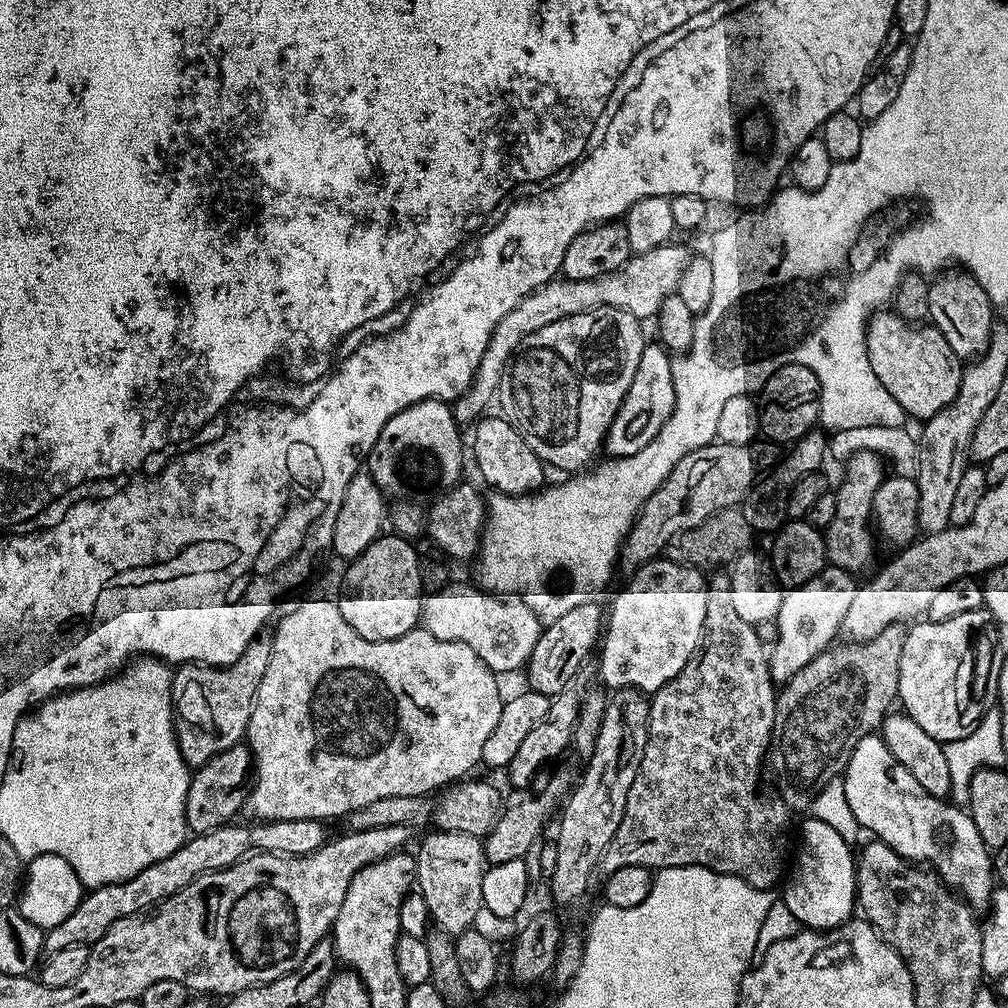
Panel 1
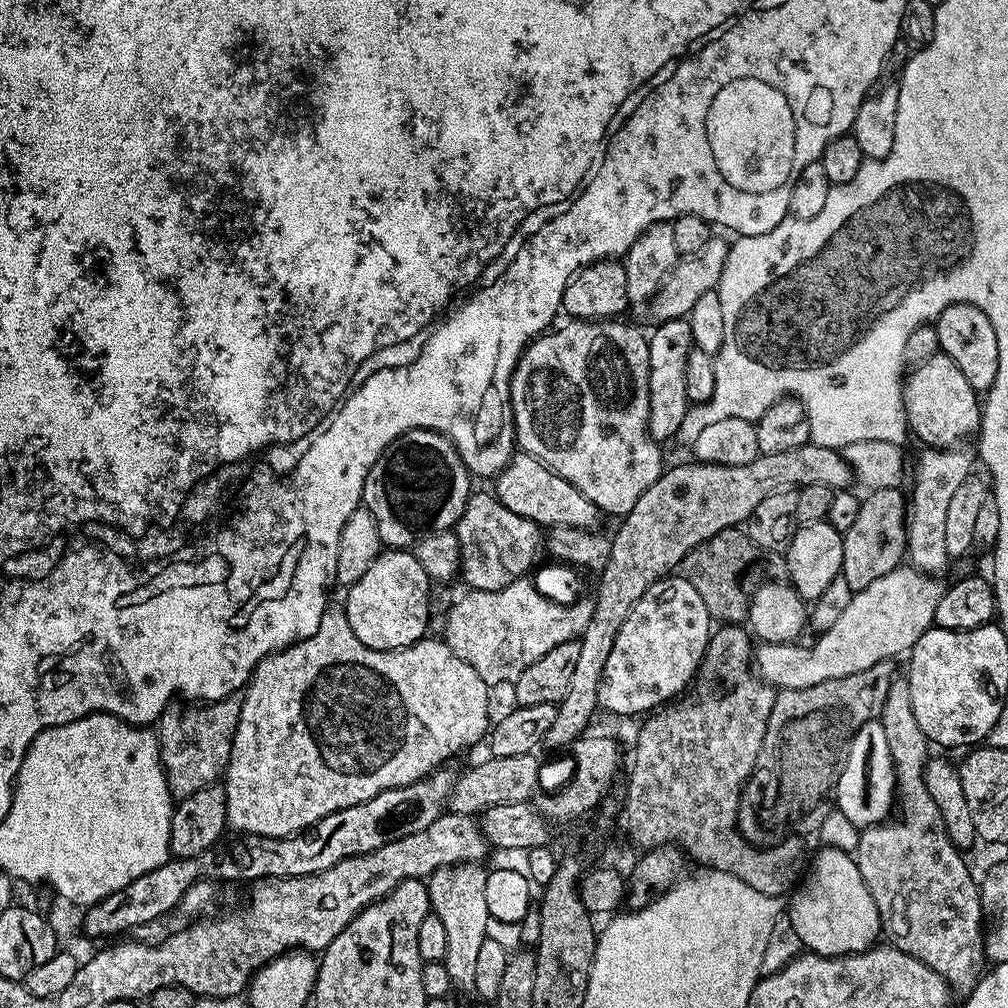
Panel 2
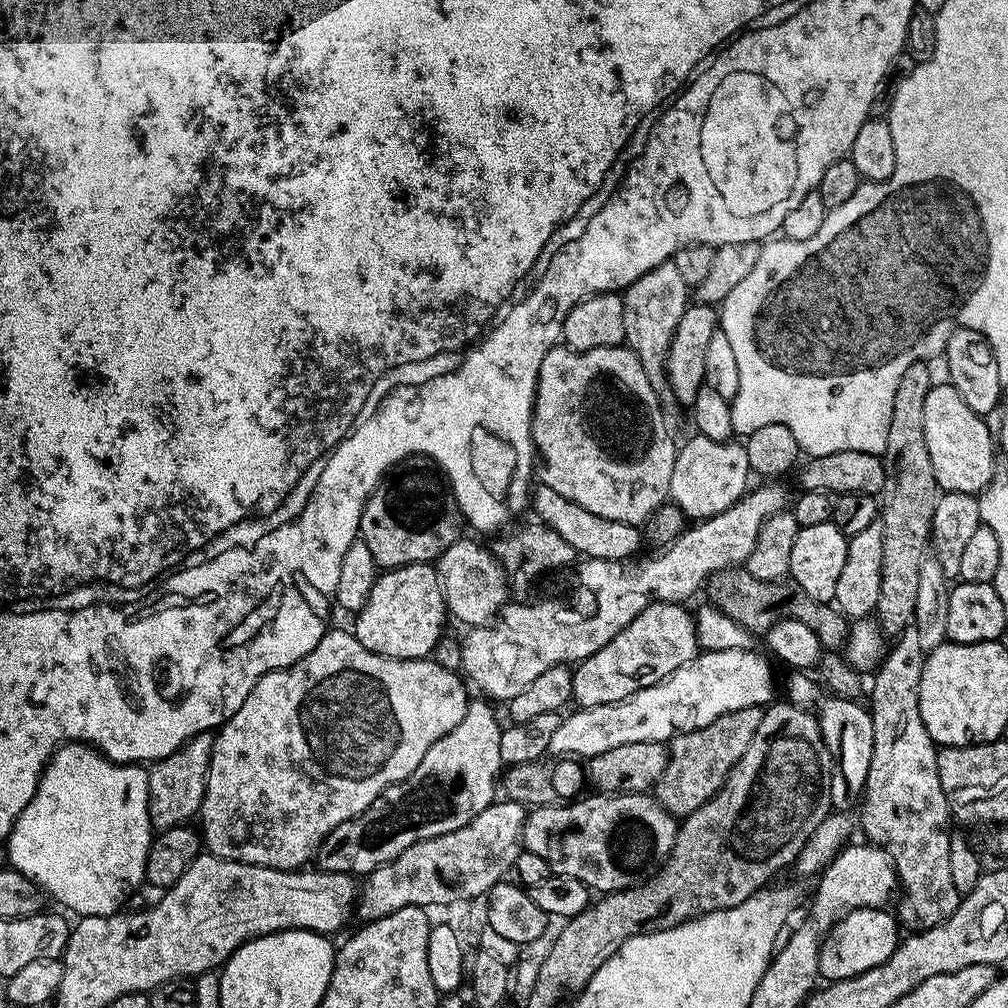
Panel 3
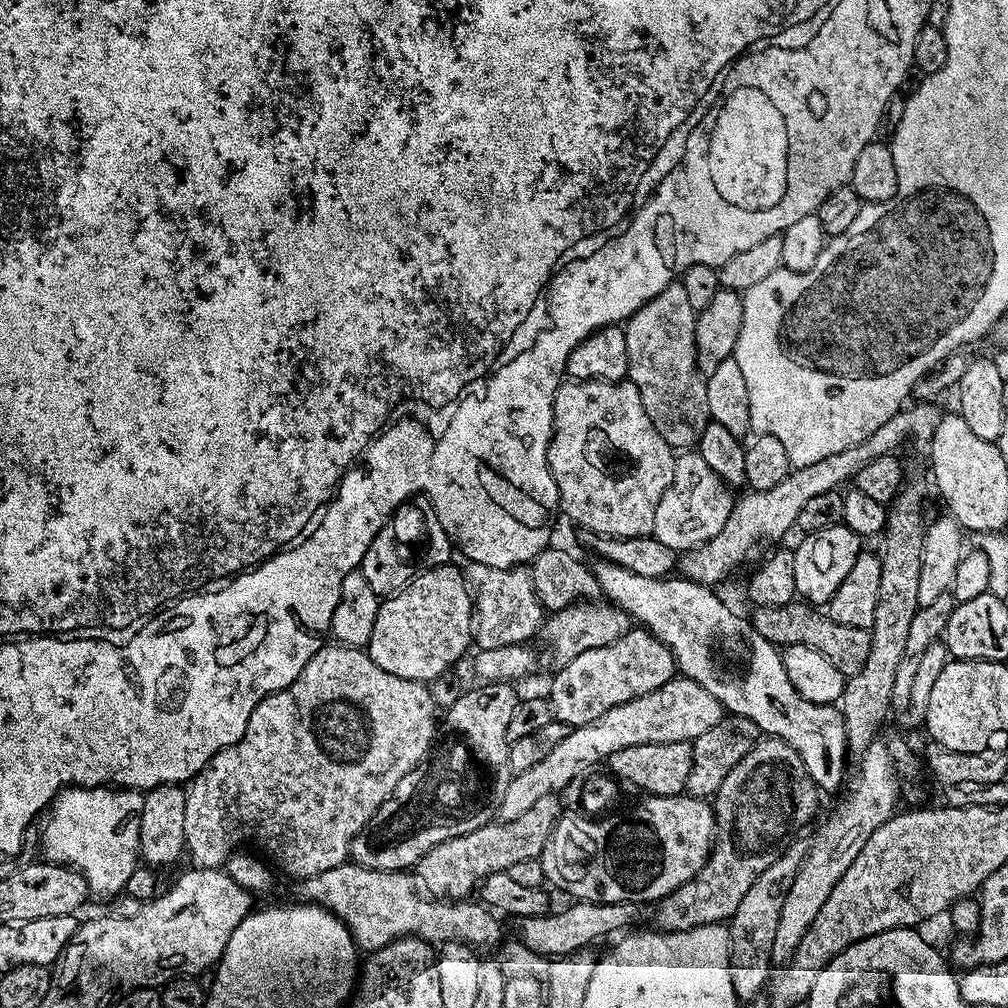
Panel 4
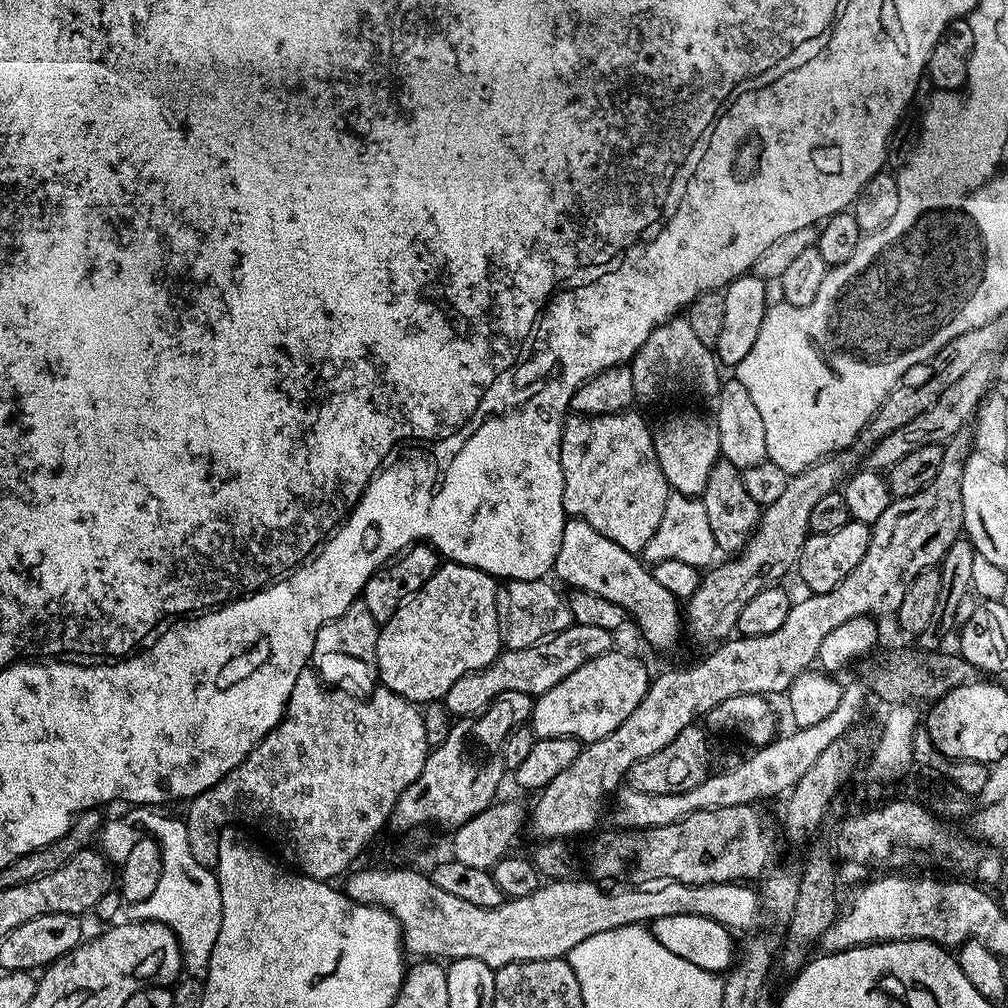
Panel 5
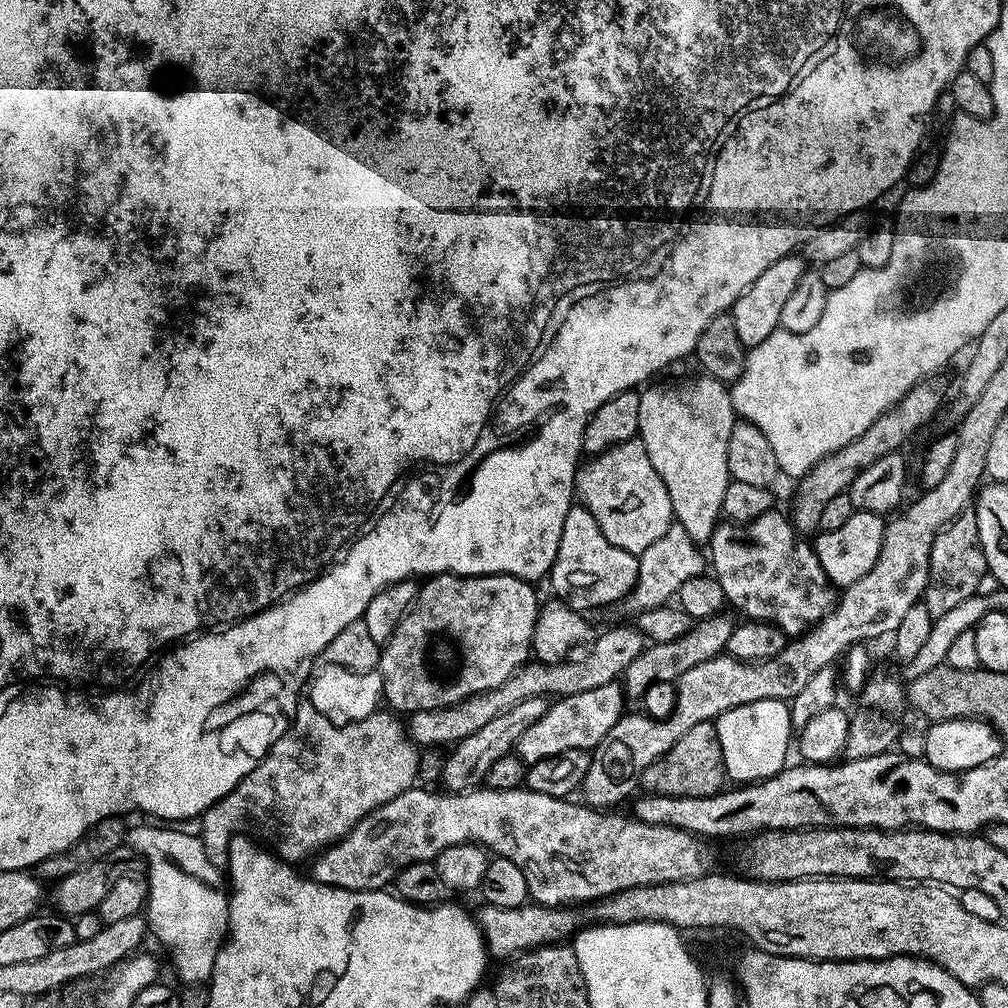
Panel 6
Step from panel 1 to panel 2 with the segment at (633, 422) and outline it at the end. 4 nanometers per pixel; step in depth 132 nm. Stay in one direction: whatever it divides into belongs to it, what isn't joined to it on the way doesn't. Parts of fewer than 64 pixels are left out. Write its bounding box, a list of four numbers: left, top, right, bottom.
[648,318,693,442]

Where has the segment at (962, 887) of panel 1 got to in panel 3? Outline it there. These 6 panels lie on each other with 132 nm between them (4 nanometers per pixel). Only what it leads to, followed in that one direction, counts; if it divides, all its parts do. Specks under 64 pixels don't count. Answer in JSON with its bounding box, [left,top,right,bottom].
[787,670,874,810]

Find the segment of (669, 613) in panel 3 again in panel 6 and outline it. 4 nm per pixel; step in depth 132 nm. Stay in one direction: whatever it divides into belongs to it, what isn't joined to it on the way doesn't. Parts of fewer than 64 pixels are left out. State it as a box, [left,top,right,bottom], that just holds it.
[514,683,626,765]

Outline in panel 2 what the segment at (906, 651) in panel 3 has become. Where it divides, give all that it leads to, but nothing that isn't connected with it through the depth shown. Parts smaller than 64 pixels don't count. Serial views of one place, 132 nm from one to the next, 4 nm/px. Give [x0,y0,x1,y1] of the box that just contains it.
[854,679,986,998]

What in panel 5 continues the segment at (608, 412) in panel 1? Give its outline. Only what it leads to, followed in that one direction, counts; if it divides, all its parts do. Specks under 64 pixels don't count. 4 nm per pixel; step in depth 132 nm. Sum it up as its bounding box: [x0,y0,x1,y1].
[560,410,670,553]

